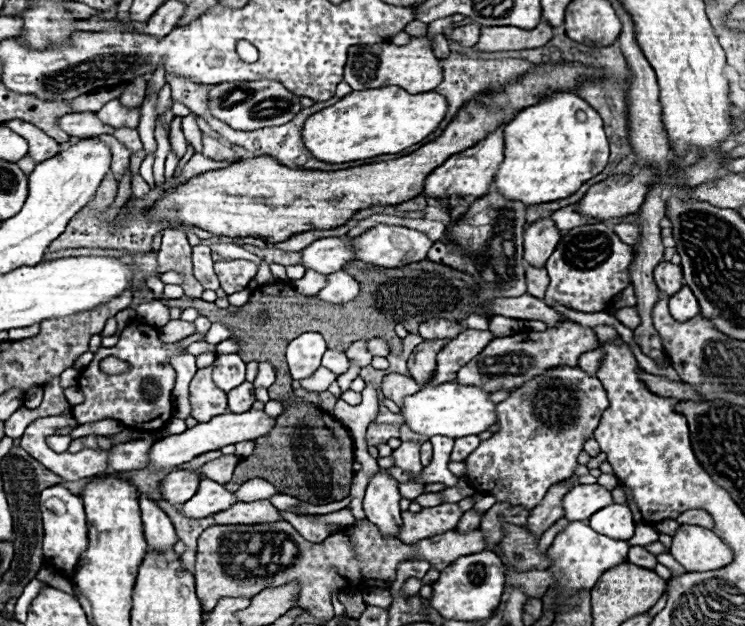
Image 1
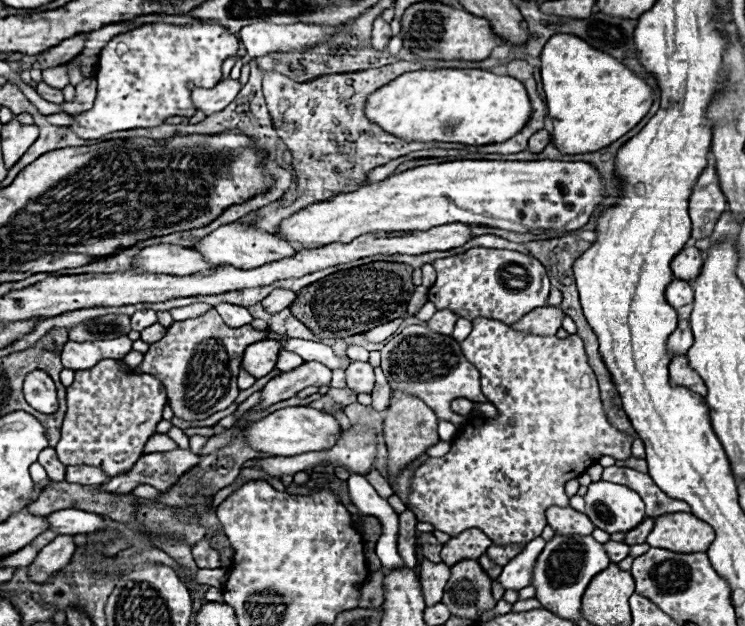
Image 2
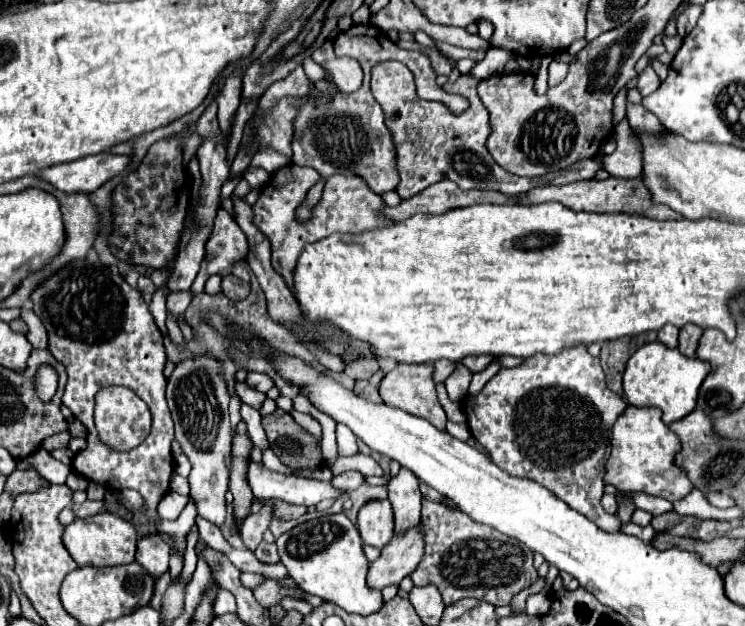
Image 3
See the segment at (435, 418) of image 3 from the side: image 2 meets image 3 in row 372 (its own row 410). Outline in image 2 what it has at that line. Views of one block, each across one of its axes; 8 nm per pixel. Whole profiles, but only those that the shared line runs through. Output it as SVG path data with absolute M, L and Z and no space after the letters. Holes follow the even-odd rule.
M400 390L392 392L390 404L388 404L388 414L384 418L384 440L388 446L388 468L390 468L392 476L396 476L400 472L400 468L404 468L416 456L424 454L428 446L432 446L440 440L436 428L438 428L438 418L422 400L418 400L412 394L404 394Z

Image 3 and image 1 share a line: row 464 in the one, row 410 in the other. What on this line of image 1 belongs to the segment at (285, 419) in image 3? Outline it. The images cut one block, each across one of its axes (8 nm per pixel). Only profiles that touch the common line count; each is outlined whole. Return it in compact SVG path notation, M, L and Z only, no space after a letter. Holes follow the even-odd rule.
M310 404L288 406L284 414L276 418L276 430L266 438L256 440L254 454L240 460L232 480L226 484L230 492L238 490L246 480L262 478L278 488L280 494L290 494L310 504L330 504L350 494L350 482L354 476L354 448L346 428L334 420L328 412L322 412Z

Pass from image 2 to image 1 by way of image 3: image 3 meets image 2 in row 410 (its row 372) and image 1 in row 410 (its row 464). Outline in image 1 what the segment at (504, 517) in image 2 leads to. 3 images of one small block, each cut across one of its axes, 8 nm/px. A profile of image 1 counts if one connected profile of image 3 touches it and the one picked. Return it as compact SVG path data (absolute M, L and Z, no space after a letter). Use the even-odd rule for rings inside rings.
M568 366L552 368L546 374L532 378L522 388L514 390L506 402L500 402L496 406L500 430L492 438L482 440L480 446L468 456L466 460L468 482L478 492L496 496L498 502L506 500L510 504L520 504L532 510L546 496L550 486L562 482L564 478L574 476L574 468L578 464L576 456L582 452L584 442L596 430L606 408L608 408L608 398L600 380L588 376L580 368L568 368Z

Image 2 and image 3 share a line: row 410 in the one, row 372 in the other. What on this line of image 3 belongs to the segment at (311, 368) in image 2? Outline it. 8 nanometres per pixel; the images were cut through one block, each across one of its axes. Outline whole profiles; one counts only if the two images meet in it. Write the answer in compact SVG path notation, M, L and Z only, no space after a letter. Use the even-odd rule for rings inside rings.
M250 372L250 374L246 376L246 384L248 384L250 388L258 390L258 392L264 392L264 394L274 386L274 382L270 380L270 376L258 374L258 372Z

